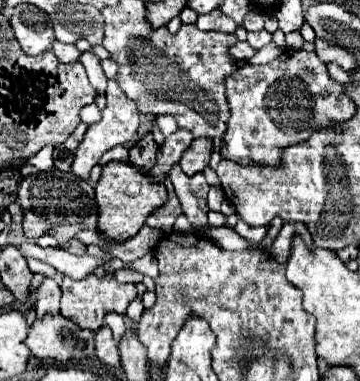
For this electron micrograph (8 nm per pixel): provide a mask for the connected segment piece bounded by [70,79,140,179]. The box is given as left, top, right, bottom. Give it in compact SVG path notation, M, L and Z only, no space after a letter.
M114 79L108 81L106 99L108 99L108 105L106 105L106 109L102 111L102 121L88 127L88 131L86 131L82 143L80 143L78 149L76 149L76 155L74 155L74 161L72 161L72 167L70 167L70 171L72 171L76 177L80 177L80 179L88 179L92 167L100 161L100 157L102 157L106 151L110 151L112 147L128 143L128 141L134 137L134 133L136 133L136 129L138 129L138 125L140 125L138 107L134 105L134 101L130 101L130 99L122 93L120 85L118 85Z

